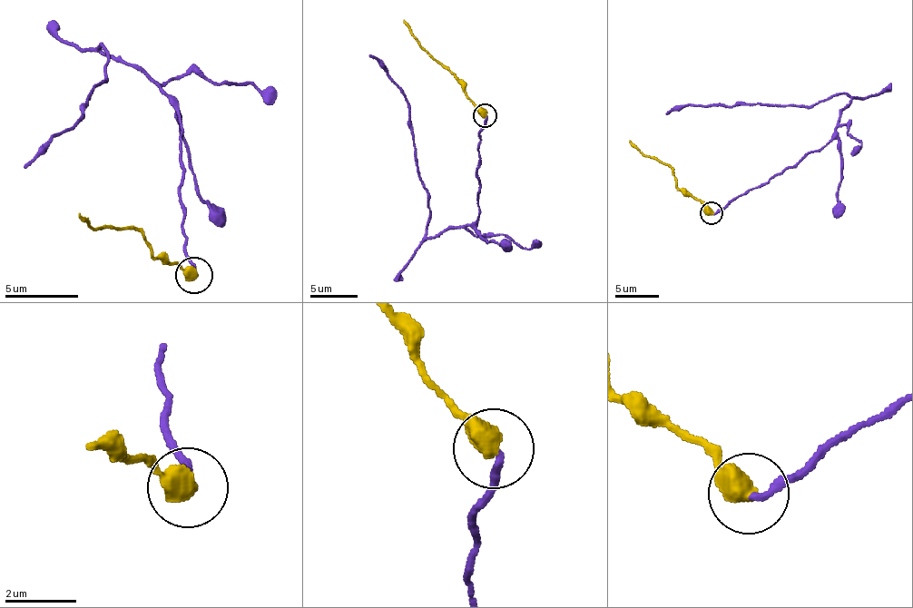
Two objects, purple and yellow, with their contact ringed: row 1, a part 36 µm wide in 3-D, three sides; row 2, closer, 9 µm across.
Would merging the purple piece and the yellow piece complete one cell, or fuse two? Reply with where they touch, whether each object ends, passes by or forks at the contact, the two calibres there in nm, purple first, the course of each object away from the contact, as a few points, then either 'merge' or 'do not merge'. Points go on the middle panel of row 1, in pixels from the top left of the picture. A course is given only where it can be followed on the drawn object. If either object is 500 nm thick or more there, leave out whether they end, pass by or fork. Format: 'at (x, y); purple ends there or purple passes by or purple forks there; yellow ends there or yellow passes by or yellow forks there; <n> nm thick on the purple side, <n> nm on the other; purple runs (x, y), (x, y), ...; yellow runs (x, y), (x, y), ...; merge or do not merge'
at (485, 115); 190 nm thick on the purple side, 600 nm on the other; purple runs (486, 115), (478, 148), (478, 220), (427, 236), (429, 197), (417, 170), (410, 106), (385, 66), (369, 56); yellow runs (484, 115), (465, 87), (445, 65), (430, 55), (403, 19); do not merge

